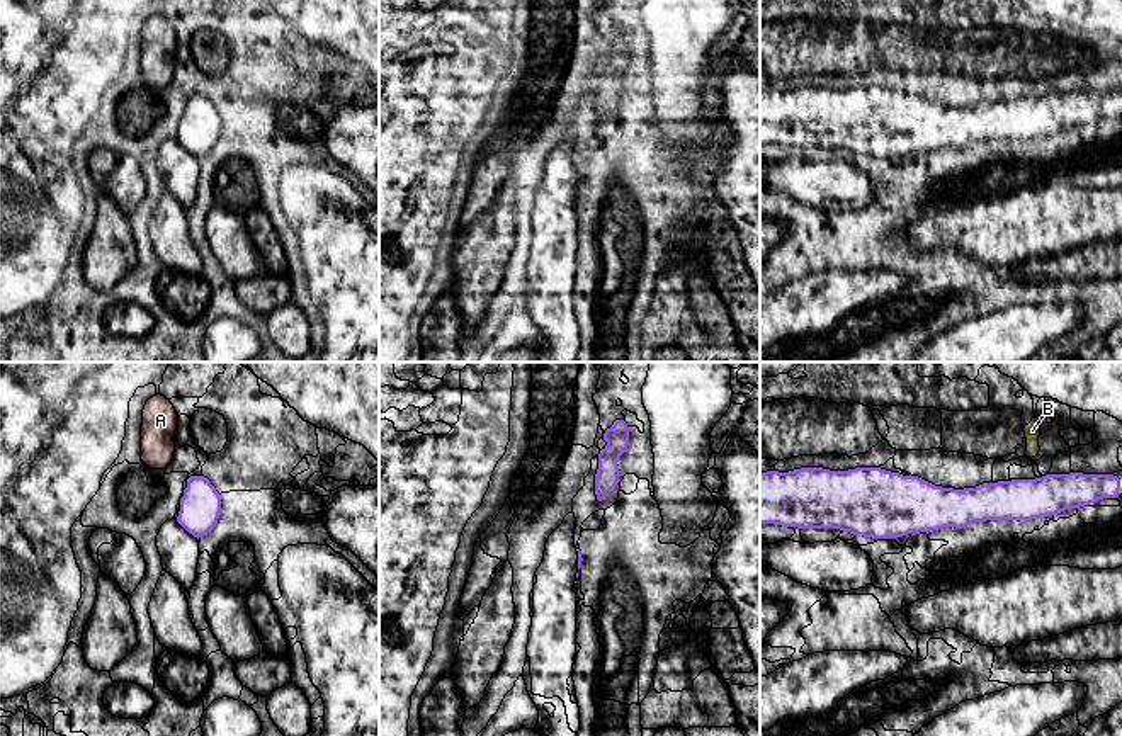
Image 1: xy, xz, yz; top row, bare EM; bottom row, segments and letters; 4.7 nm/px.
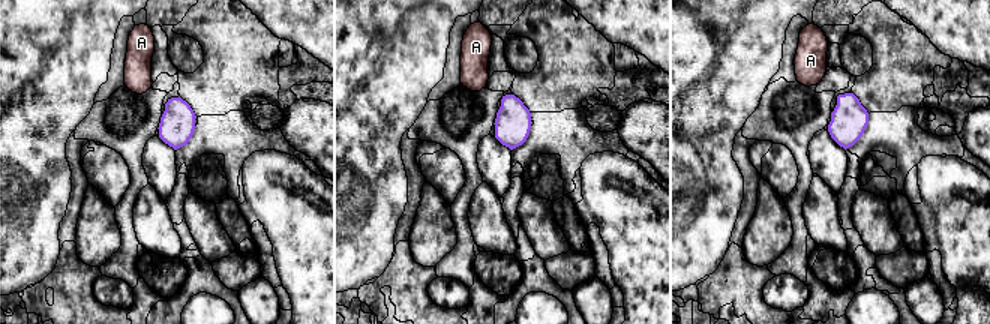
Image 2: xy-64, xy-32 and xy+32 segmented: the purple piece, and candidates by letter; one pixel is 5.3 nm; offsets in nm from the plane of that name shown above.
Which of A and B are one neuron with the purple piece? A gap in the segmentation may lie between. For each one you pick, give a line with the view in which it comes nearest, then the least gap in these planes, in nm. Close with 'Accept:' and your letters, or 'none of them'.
Accept: none of them

